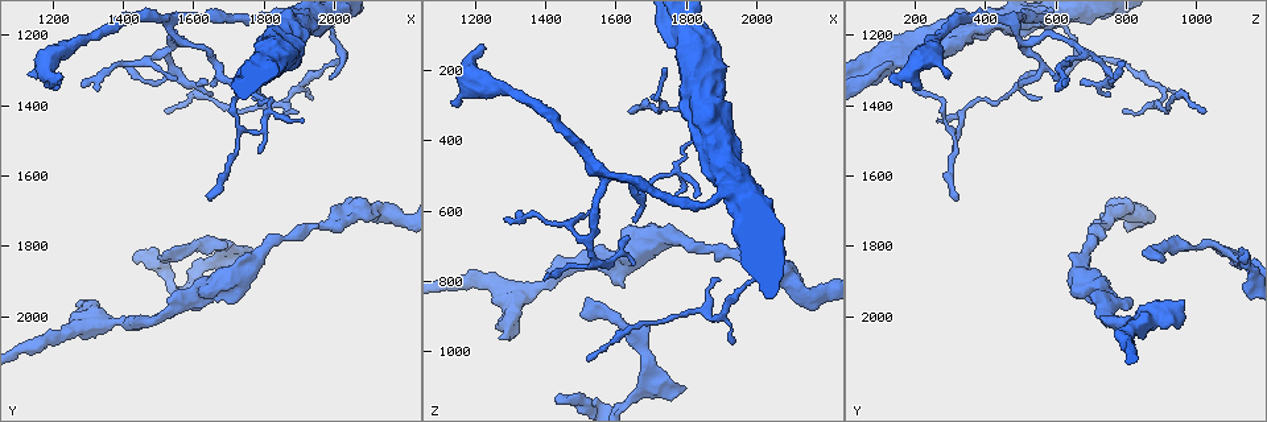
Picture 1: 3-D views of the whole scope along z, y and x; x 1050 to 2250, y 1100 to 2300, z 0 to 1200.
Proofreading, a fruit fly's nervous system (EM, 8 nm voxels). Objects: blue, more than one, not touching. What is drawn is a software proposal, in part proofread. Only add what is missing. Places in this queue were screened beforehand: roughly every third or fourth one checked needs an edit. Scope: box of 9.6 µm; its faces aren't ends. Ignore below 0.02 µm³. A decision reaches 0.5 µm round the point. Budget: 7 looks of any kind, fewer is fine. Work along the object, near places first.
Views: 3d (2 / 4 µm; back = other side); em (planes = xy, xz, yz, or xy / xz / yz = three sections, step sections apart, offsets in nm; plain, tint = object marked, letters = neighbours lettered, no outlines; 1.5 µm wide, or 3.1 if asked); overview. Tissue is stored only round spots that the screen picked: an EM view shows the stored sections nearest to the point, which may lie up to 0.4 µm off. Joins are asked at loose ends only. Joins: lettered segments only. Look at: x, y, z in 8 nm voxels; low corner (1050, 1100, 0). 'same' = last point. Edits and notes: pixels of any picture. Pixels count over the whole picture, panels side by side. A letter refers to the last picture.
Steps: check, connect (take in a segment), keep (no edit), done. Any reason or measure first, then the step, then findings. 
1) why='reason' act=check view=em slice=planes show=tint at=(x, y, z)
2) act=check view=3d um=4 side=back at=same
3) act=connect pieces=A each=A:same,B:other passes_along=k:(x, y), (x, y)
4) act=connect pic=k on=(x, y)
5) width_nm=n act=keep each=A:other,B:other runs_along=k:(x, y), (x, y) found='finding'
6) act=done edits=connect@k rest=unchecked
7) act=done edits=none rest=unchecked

why='free end' act=check view=em slice=xy step=4 show=letters at=(1400, 1280, 790)

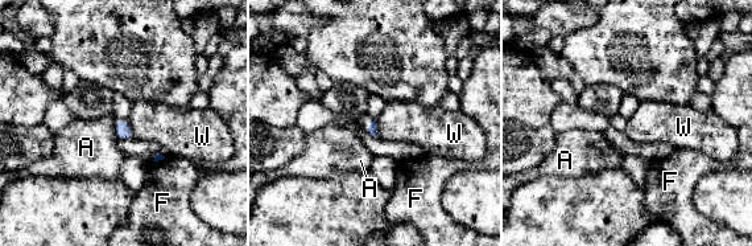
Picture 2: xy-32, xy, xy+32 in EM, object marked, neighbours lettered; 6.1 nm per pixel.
act=check view=em slice=xz step=4 show=letters at=same

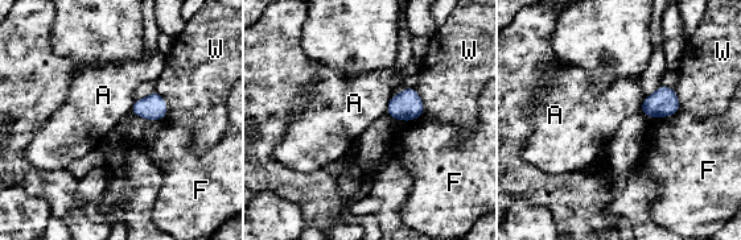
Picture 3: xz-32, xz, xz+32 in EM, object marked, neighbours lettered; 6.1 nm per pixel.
longest_contact=F:200nm act=keep each=A:other,F:other,W:other border=3:(391, 95), (386, 112) found='no lettered segment goes on from it'

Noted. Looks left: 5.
act=check view=em slice=xz step=4 show=letters at=(1220, 1320, 140)

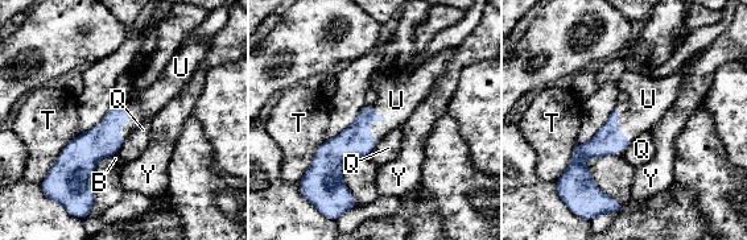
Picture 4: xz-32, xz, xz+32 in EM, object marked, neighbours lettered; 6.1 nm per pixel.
why='cut it another way' act=check view=em slice=planes show=letters at=same

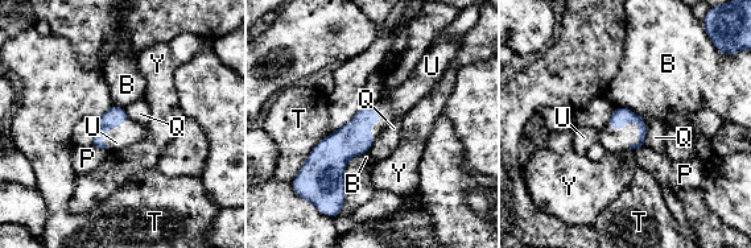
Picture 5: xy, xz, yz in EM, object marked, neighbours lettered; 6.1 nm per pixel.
longest_contact=T:340nm act=connect pieces=U each=B:other,P:other,Q:other,T:other,U:same,Y:other found='it goes on there'

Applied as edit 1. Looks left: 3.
act=check view=overview

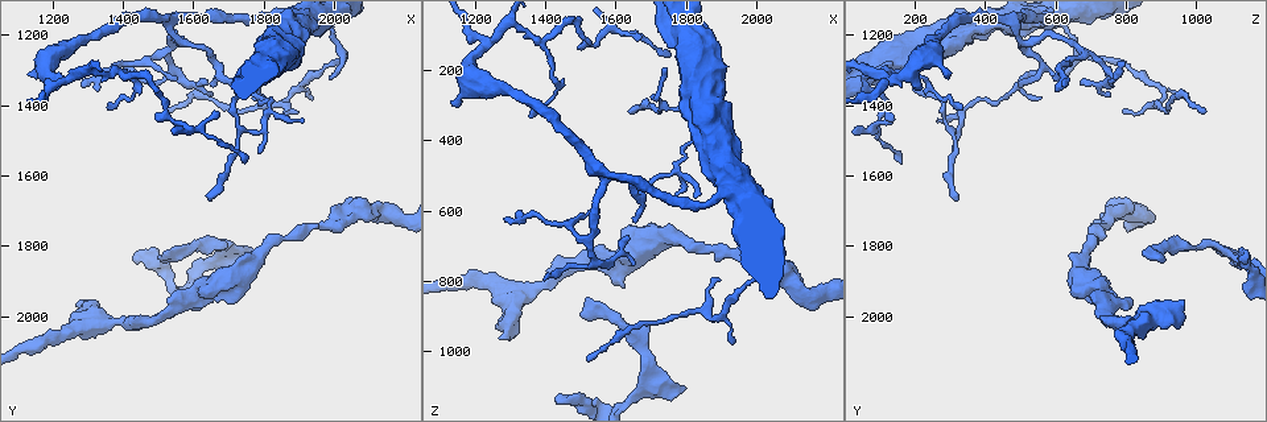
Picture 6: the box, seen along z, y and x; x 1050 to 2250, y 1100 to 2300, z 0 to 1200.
why='free end' act=check view=em slice=xy step=8 show=letters at=(1280, 1960, 970)

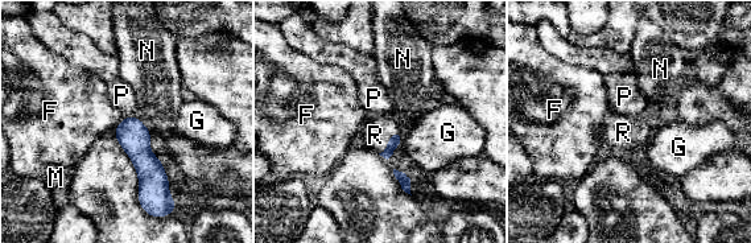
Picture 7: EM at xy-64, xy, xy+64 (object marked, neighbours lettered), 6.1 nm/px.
act=connect pieces=R each=F:other,G:other,M:other,N:other,P:other,R:same found='the cell continues'

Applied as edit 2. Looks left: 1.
act=done edits=connect@5,connect@7 rest=unchecked

